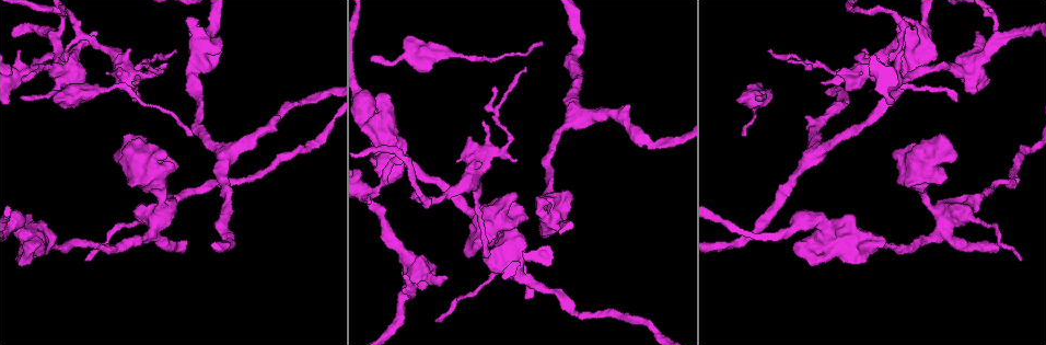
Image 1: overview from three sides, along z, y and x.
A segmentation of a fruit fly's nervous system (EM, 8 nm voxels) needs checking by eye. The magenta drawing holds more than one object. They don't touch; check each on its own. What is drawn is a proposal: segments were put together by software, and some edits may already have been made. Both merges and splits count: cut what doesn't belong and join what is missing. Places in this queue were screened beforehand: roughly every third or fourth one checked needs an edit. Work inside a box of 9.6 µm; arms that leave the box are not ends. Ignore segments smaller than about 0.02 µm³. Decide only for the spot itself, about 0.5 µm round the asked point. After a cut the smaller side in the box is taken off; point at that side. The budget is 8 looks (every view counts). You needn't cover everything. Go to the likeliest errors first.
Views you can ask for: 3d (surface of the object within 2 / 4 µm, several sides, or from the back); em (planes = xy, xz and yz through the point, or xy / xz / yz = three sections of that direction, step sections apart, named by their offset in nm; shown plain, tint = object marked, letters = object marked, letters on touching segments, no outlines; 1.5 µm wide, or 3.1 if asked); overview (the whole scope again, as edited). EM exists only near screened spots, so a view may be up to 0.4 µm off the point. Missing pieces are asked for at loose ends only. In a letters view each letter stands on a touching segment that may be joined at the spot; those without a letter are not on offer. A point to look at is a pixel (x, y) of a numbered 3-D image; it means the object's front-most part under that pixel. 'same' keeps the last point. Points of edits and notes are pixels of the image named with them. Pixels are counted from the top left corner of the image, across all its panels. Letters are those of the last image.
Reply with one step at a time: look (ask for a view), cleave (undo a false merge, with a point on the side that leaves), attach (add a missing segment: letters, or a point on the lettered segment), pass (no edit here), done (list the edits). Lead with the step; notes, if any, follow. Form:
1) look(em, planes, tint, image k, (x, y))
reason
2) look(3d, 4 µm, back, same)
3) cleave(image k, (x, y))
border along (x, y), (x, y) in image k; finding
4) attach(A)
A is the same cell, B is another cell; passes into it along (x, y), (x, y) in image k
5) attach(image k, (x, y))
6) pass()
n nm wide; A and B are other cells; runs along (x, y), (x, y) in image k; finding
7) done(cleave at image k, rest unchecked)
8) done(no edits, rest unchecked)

look(em, planes, letters, image 1, (411, 35))
free end

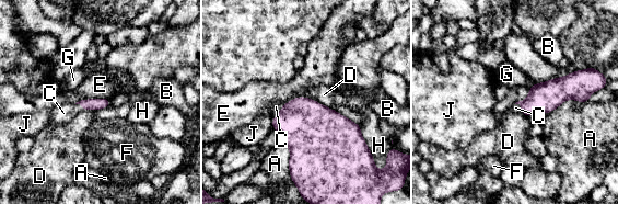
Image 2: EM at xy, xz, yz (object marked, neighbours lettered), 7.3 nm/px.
attach(C)
C is the same cell, A, B, D, E, F, G, H and J are other cells; passes into it along (308, 128), (280, 111), (276, 106) in image 2; the neuron continues

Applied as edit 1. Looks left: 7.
look(overview)
redraw

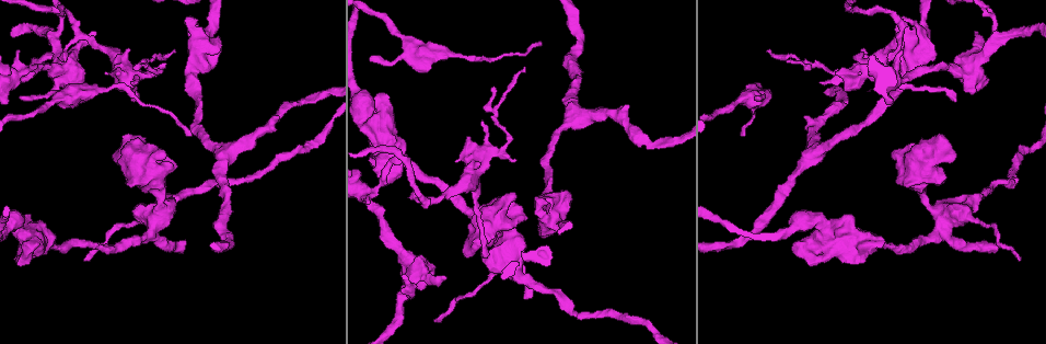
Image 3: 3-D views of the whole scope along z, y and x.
look(em, planes, letters, image 3, (165, 62))

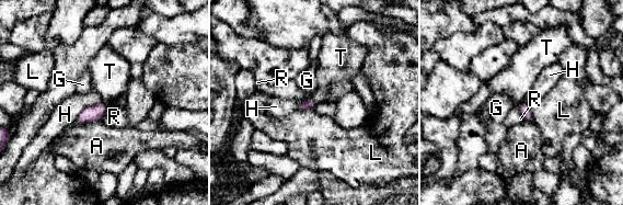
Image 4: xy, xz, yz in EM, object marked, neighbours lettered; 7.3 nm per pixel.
pass()
A, G, H, L, R and T are other cells; border along (309, 98), (316, 103) in image 4; no lettered segment goes on from it

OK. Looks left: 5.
look(em, yz, step 8, letters, image 3, (527, 295))
an open end

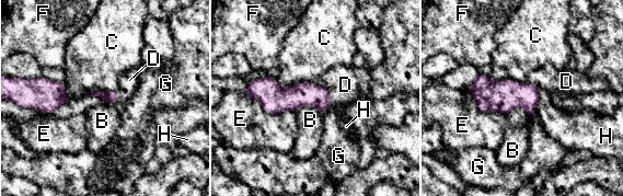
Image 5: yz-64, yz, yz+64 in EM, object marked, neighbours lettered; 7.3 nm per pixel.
attach(D)
D is the same cell, B, C, E, F, G and H are other cells; passes into it along (297, 95), (330, 95), (345, 84) in image 5; the neuron continues

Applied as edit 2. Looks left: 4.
done(attach at image 2, attach at image 5, rest unchecked)

